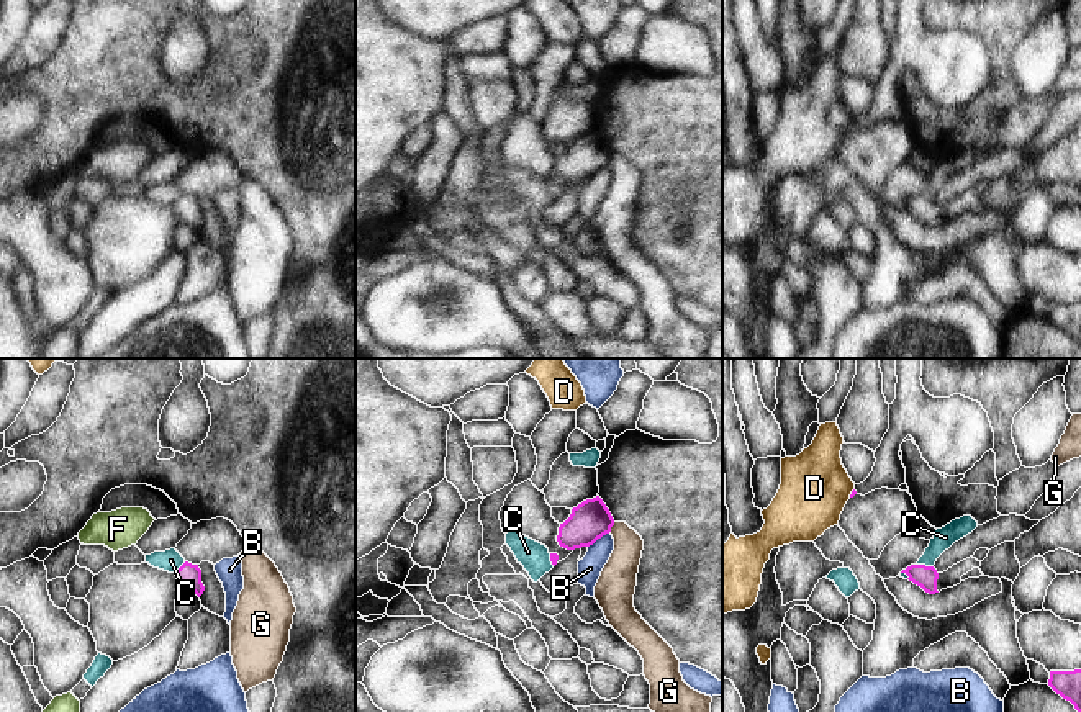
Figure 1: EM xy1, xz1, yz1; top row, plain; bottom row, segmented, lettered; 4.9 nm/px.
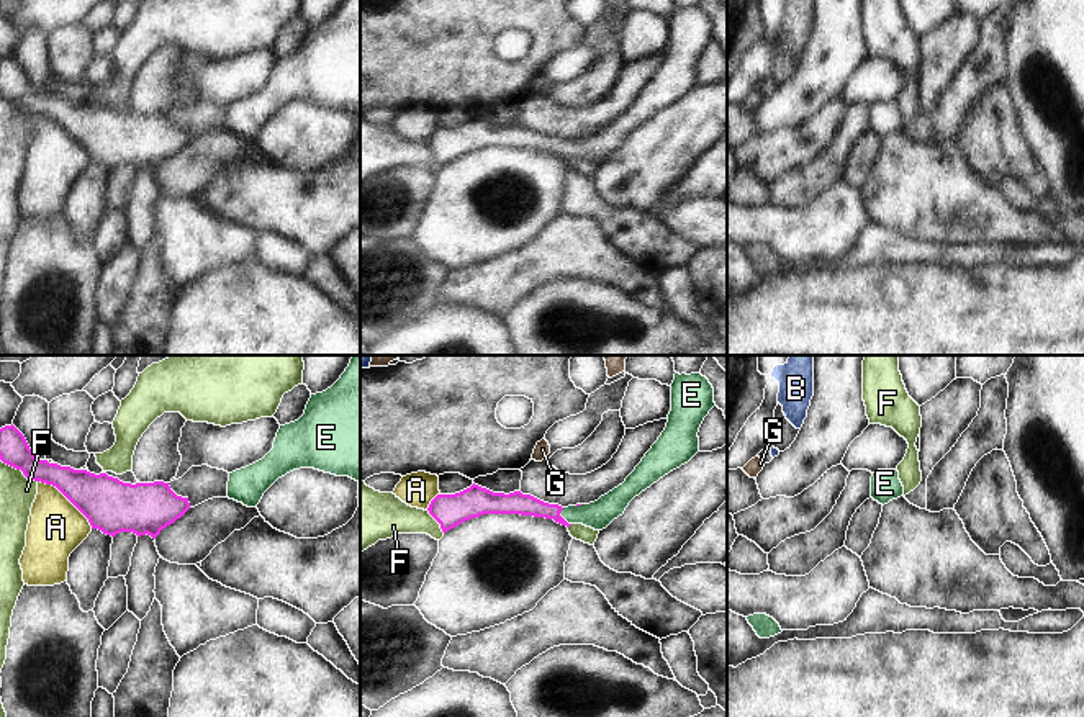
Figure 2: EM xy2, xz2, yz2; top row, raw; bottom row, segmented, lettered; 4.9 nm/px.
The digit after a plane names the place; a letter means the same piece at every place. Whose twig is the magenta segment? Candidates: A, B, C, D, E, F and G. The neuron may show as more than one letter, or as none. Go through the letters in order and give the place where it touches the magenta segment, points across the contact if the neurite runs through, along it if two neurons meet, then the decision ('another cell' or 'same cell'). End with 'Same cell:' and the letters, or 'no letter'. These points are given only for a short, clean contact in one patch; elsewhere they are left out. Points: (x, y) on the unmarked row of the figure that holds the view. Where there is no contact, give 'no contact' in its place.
A: contact xy2 (67, 131); border xy2 (38, 113), (53, 118), (92, 161); another cell
B: contact xz1 (598, 171); another cell
C: contact yz1 (924, 198); border yz1 (918, 197), (932, 200); another cell
D: contact yz1 (852, 126); border yz1 (854, 121), (849, 130); another cell
E: contact xz2 (560, 149); way xz2 (514, 136), (560, 149), (598, 148); same cell
F: contact xz2 (436, 153); another cell
G: contact xz1 (611, 159); border xz1 (615, 156), (608, 166); another cell
Same cell: E

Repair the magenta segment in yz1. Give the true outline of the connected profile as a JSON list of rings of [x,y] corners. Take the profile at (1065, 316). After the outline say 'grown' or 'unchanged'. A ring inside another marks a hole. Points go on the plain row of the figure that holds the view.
[[[1081,303],[1050,304],[1048,319],[1081,345]]] | unchanged

